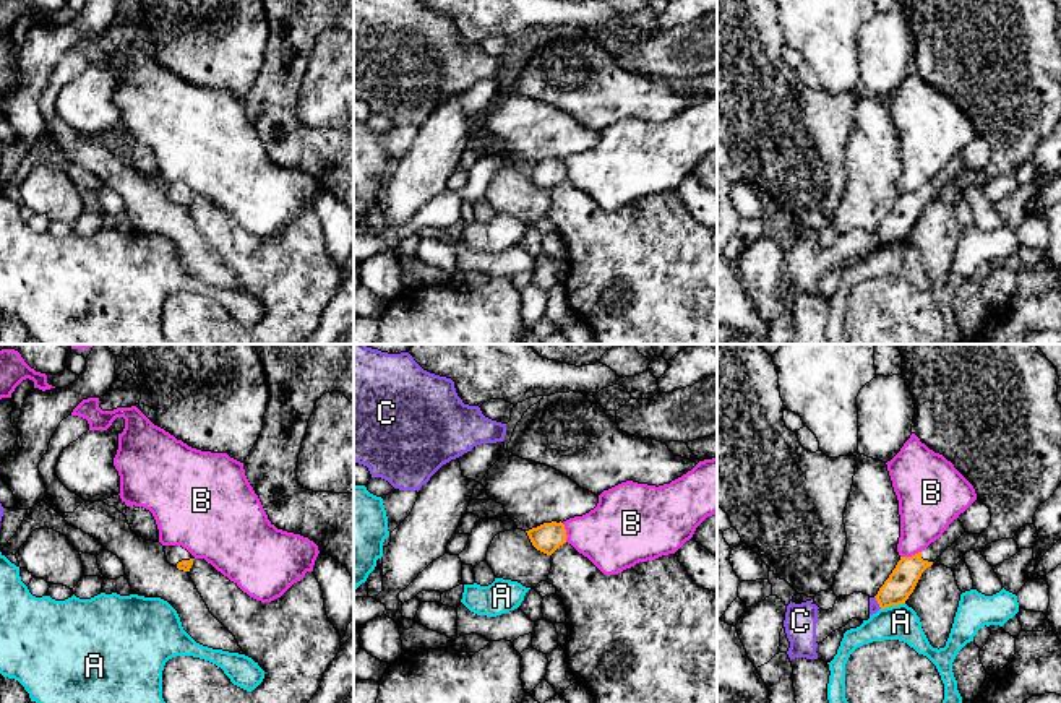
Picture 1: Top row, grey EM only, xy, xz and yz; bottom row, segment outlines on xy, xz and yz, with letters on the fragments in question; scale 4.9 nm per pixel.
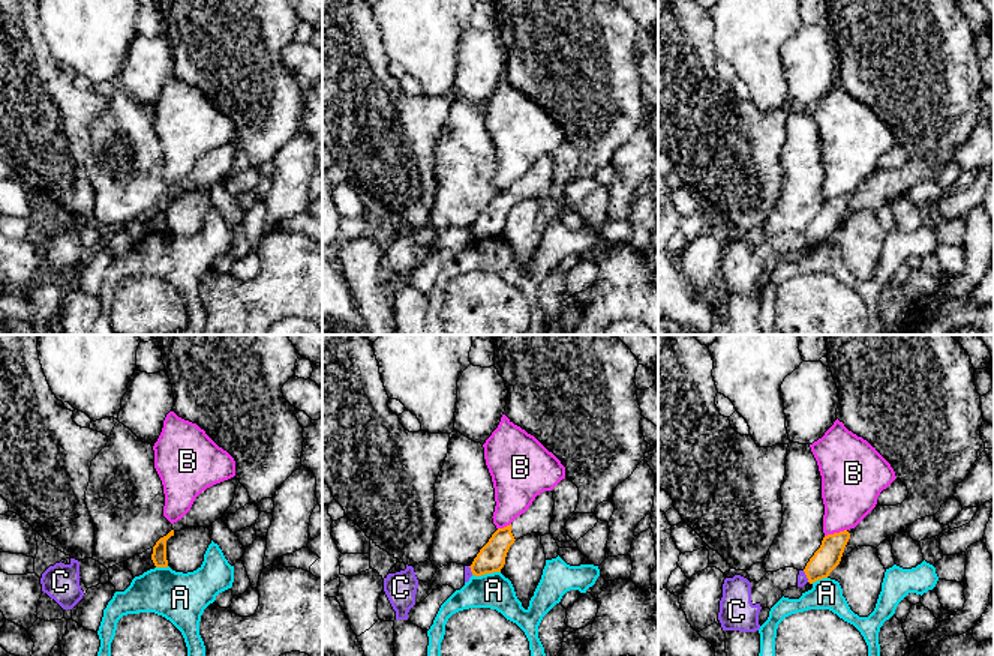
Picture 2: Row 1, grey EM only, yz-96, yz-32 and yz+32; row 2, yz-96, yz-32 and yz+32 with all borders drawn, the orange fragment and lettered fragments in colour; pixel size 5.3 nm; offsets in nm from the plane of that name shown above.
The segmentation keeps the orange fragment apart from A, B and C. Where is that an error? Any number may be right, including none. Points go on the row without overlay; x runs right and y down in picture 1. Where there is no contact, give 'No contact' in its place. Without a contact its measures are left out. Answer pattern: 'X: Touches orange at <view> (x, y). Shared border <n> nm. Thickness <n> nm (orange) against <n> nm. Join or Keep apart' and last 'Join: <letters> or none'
A: Touches orange at yz (893, 241). Shared border 120 nm. Thickness 140 nm (orange) against 180 nm. Keep apart
B: Touches orange at yz (912, 192). Shared border 110 nm. Thickness 140 nm (orange) against 280 nm. Keep apart
C: Touches orange at yz (878, 239). Shared border 70 nm. Thickness 140 nm (orange) against 50 nm. Keep apart
Join: none

